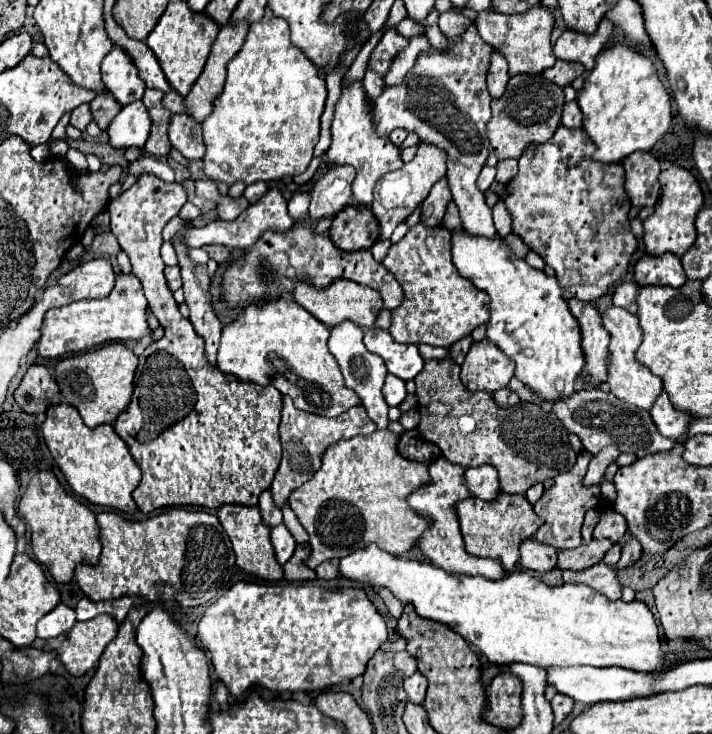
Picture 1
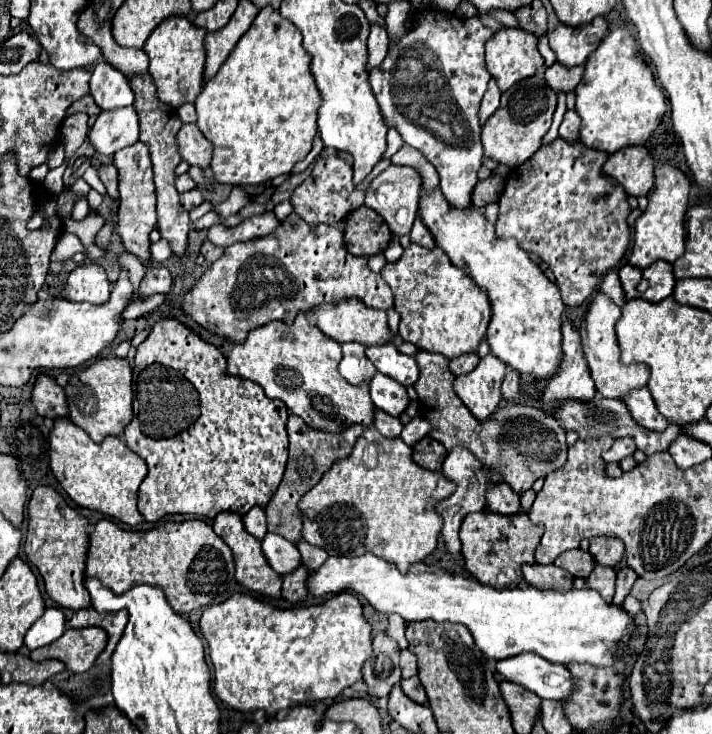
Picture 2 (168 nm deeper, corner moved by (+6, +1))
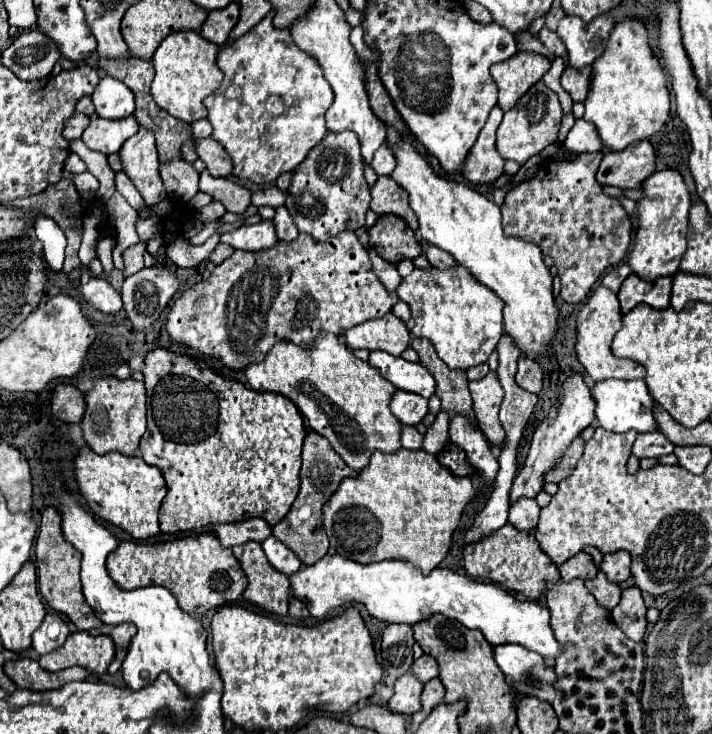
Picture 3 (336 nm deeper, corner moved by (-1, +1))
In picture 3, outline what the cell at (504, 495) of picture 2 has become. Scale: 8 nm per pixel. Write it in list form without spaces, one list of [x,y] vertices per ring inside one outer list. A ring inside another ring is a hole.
[[[519,498],[511,504],[509,508],[509,522],[517,528],[517,530],[531,530],[537,524],[539,518],[539,506],[533,498]]]

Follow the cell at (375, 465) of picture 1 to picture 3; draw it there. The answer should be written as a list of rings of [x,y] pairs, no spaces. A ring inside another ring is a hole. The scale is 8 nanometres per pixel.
[[[399,448],[393,454],[373,452],[369,466],[359,470],[357,478],[343,478],[339,488],[331,494],[323,508],[323,532],[329,536],[331,546],[337,554],[361,562],[381,562],[381,560],[401,560],[417,566],[423,574],[429,574],[447,554],[451,546],[451,536],[459,526],[463,508],[475,496],[471,478],[453,476],[443,468],[437,458],[425,450]]]

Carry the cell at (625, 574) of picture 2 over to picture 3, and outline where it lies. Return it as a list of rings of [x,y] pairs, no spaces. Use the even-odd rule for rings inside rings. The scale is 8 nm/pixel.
[[[631,586],[623,590],[621,602],[611,610],[611,618],[625,632],[627,638],[641,642],[647,632],[645,612],[647,608],[641,598],[641,590],[637,586]]]

